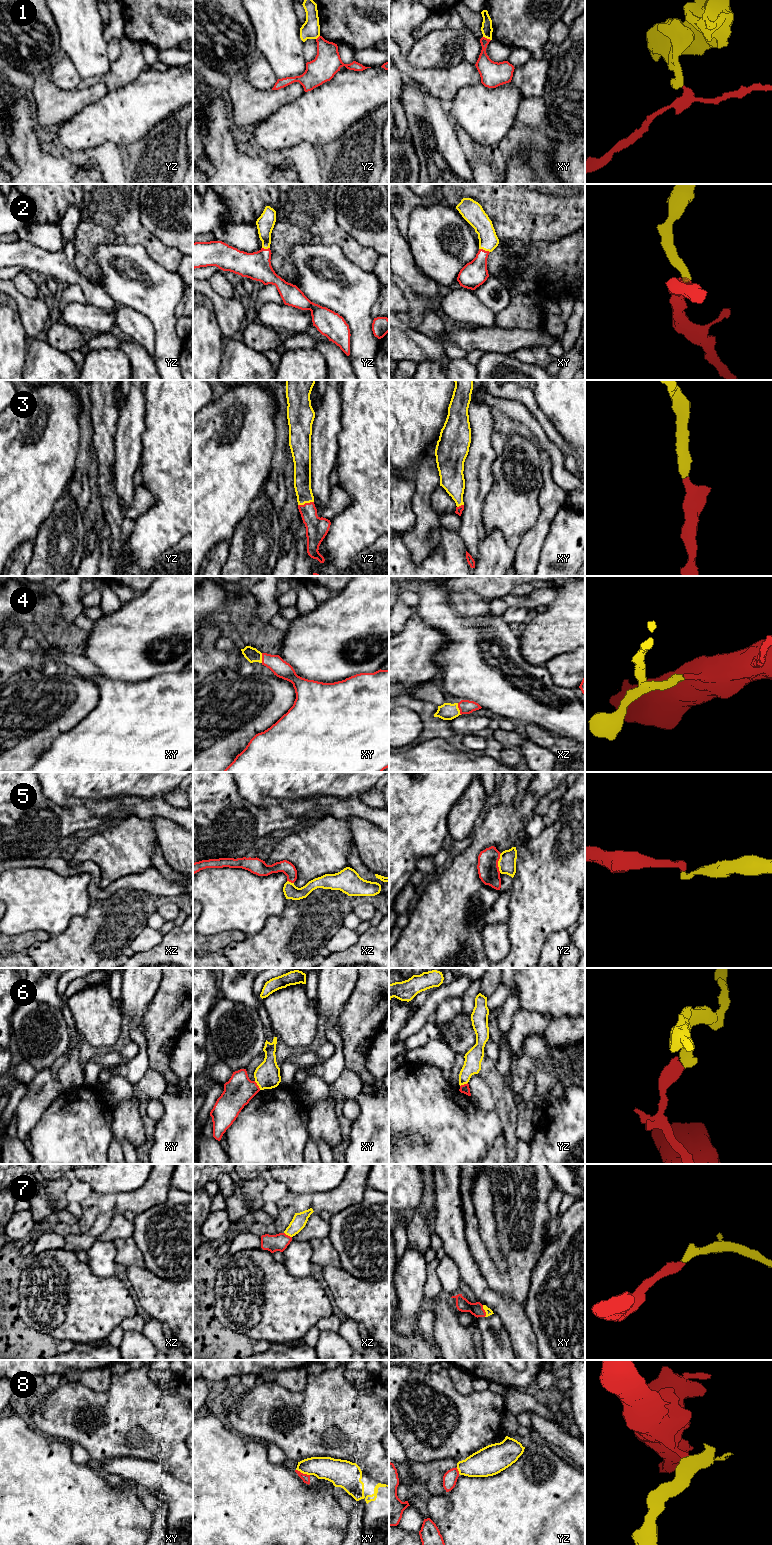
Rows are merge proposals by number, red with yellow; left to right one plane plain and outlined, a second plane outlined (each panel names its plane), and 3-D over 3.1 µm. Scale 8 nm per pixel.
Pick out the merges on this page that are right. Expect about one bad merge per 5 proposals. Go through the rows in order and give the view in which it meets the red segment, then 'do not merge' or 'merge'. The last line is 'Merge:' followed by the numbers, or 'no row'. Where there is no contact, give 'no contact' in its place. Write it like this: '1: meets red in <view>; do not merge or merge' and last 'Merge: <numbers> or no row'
1: meets red in xy; do not merge
2: meets red in xy; merge
3: meets red in yz; merge
4: meets red in xz; merge
5: meets red in yz; merge
6: meets red in xy; do not merge
7: meets red in xy; merge
8: meets red in xy; do not merge
Merge: 2, 3, 4, 5, 7

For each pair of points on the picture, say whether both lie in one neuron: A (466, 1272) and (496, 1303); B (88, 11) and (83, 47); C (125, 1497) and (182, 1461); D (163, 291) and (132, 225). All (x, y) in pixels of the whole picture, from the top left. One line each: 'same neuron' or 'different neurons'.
A: same neuron
B: same neuron
C: different neurons
D: different neurons

